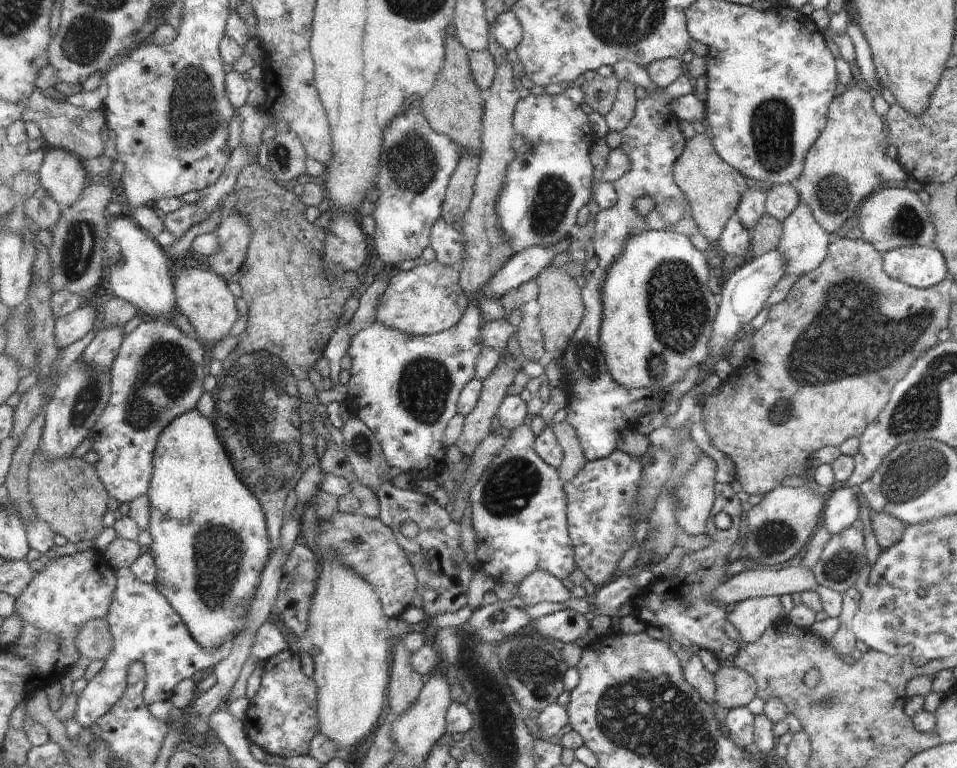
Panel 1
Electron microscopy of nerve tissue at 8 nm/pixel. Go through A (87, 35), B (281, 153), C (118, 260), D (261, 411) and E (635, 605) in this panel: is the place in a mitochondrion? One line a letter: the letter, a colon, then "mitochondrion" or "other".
A: mitochondrion
B: mitochondrion
C: mitochondrion
D: mitochondrion
E: other

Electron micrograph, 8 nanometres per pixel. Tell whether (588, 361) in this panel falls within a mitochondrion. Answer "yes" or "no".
yes

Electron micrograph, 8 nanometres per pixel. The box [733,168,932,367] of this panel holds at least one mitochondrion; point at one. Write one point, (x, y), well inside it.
(907, 222)

